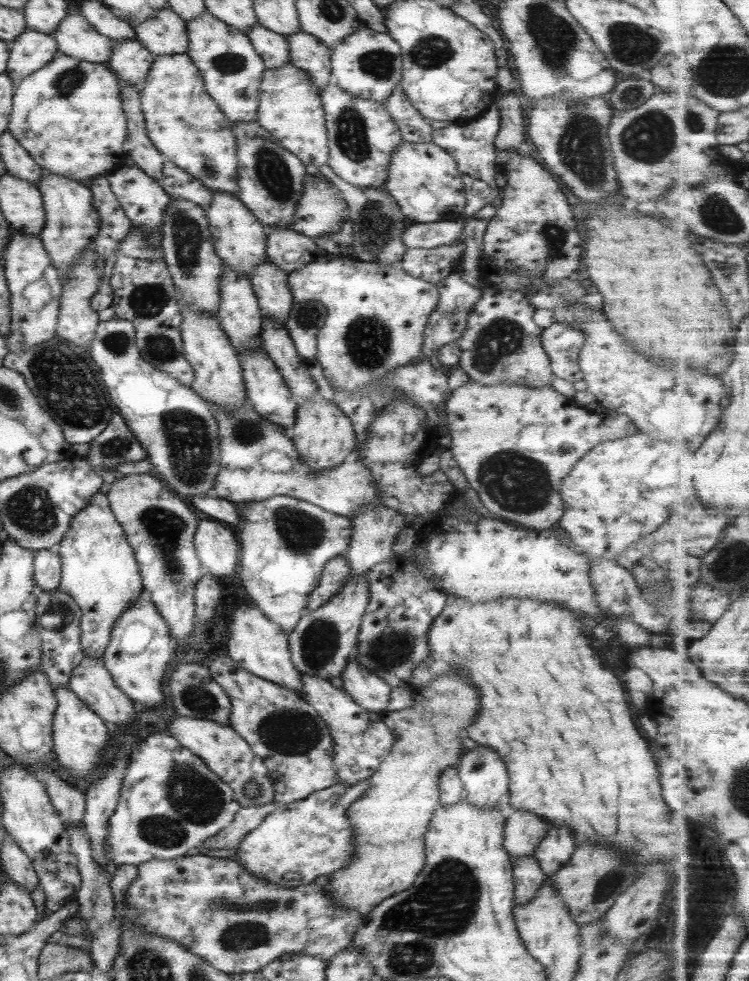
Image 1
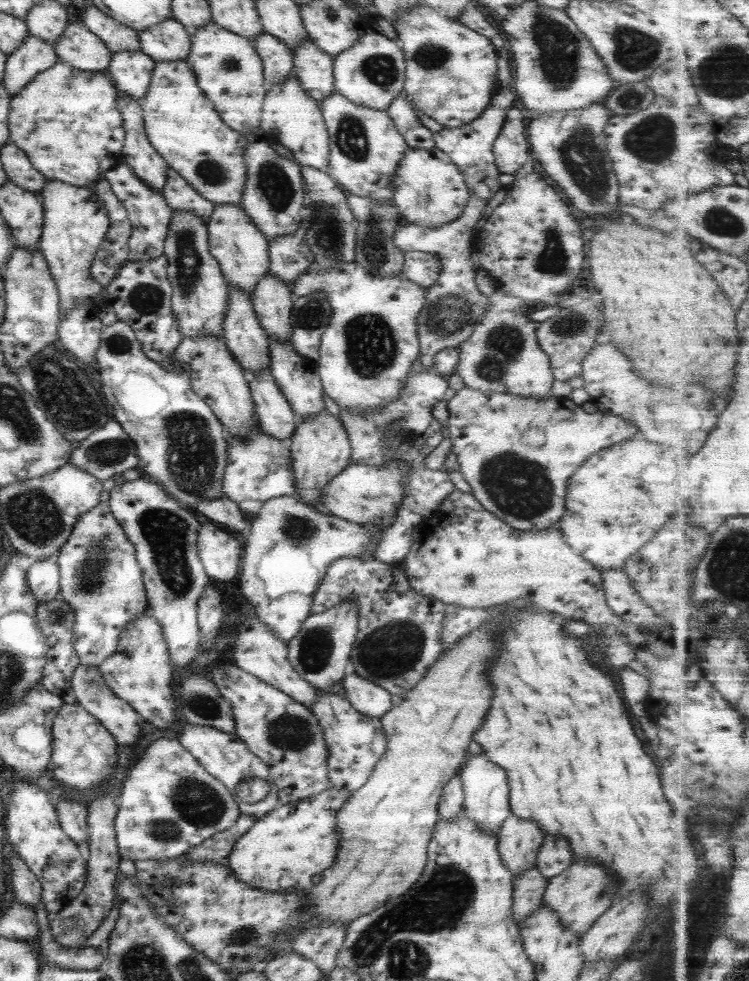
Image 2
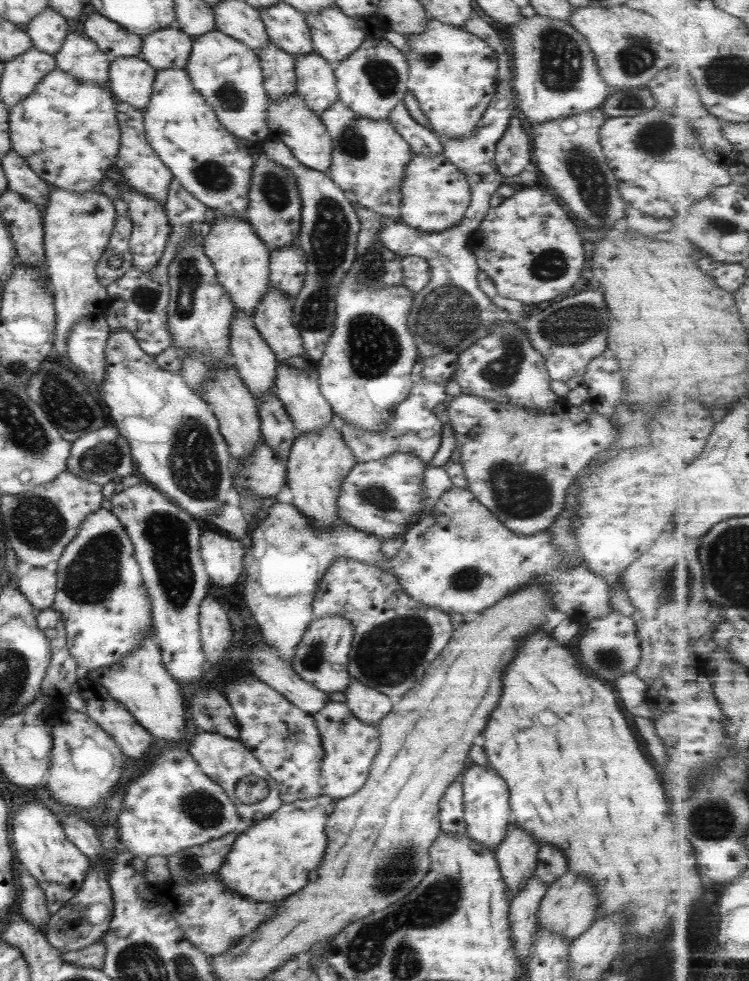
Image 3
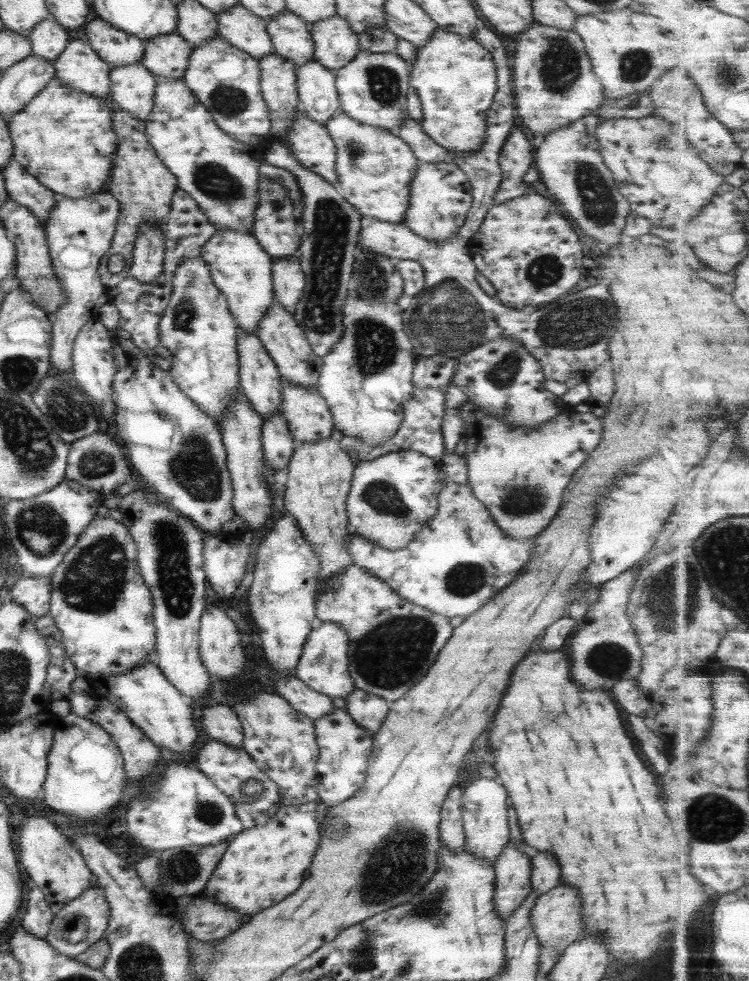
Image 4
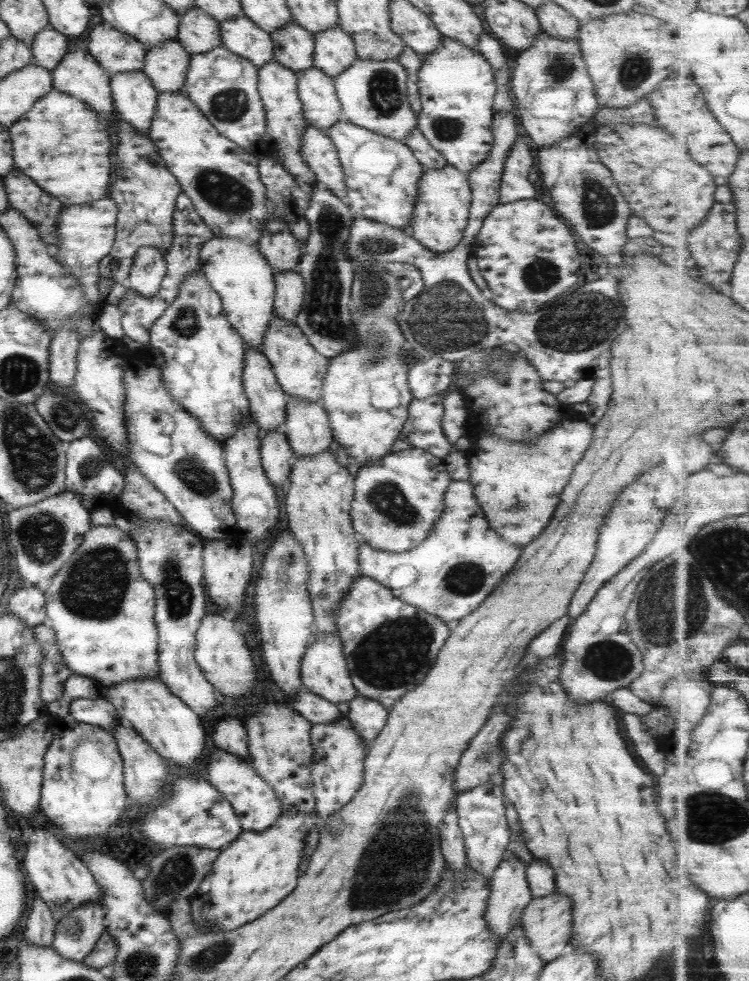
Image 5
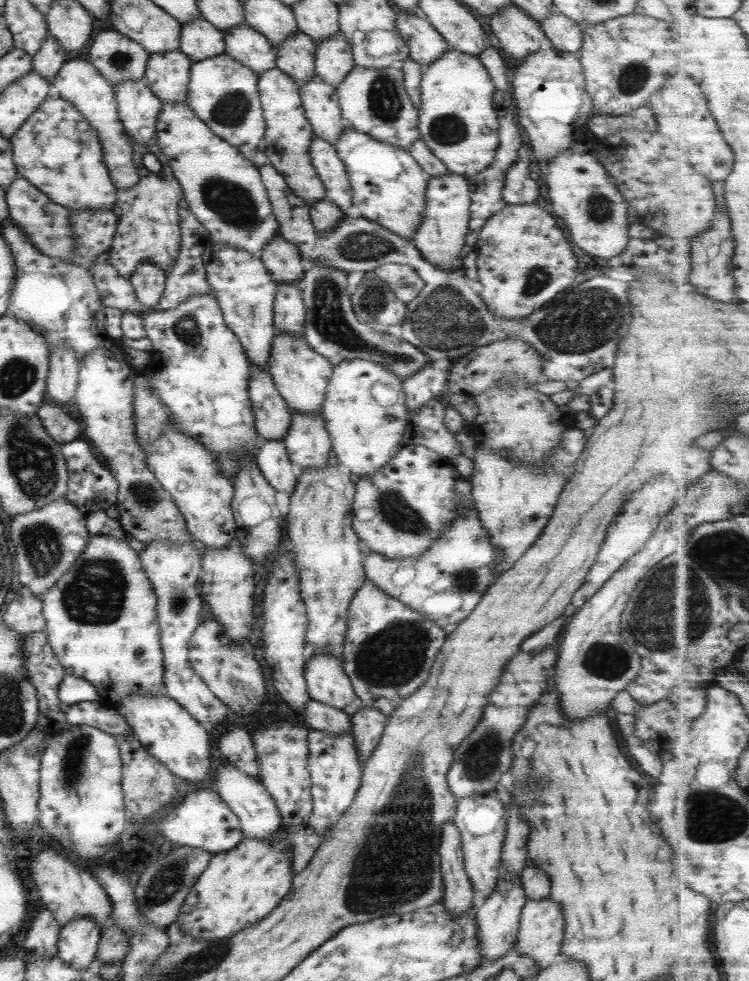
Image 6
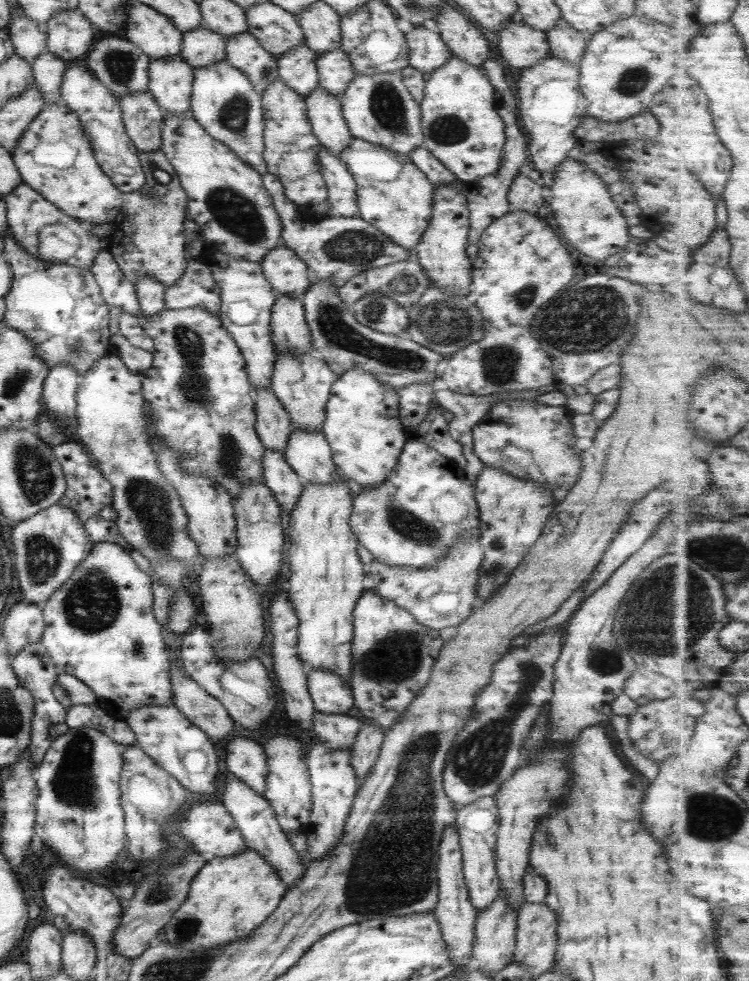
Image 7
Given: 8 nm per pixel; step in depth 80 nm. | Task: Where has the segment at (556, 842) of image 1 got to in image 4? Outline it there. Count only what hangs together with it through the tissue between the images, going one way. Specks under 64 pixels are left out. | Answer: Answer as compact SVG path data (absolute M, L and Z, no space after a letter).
M538 852L530 858L530 867L530 887L536 894L543 894L561 883L560 868L552 854Z

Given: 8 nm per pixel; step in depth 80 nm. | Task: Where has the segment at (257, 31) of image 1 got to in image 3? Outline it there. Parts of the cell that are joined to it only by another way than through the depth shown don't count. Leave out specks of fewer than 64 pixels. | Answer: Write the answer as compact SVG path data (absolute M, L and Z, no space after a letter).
M270 40L256 52L262 72L262 87L268 100L280 100L295 90L294 58L275 47Z

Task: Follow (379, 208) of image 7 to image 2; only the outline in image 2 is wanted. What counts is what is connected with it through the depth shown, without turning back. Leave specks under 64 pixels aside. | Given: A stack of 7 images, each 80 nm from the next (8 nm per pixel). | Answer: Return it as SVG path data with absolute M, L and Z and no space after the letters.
M336 90L319 107L328 135L329 152L324 171L351 194L392 203L391 179L408 146L395 131L386 111L353 104Z

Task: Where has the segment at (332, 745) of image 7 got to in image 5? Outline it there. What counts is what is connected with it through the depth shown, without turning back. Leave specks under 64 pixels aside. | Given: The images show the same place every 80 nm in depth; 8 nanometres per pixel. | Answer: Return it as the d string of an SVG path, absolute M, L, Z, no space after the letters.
M303 685L298 688L296 695L291 699L297 713L312 725L331 724L343 715L336 705L308 691Z

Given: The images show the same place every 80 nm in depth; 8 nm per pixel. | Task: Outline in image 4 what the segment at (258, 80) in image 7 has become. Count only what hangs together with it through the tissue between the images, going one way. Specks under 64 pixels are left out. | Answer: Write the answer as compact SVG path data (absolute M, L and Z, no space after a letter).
M241 5L221 11L216 16L216 22L216 34L225 39L231 47L247 53L251 59L259 60L273 52L264 22Z

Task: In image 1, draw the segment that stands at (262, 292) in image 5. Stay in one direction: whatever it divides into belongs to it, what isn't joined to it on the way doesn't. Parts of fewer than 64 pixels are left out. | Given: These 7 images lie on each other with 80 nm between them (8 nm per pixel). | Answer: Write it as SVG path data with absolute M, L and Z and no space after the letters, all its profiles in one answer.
M211 190L211 192L212 199L205 208L205 216L214 251L227 269L233 269L248 277L257 265L265 261L267 230L260 226L260 222L252 215L252 212L249 212L249 209L245 208L235 193L218 190Z

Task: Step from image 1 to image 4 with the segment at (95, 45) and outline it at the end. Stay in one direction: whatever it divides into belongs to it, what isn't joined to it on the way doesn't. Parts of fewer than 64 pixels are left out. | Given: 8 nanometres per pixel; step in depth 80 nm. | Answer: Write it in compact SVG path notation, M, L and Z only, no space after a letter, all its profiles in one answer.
M69 38L65 49L52 65L54 77L65 86L108 100L110 66L80 39Z

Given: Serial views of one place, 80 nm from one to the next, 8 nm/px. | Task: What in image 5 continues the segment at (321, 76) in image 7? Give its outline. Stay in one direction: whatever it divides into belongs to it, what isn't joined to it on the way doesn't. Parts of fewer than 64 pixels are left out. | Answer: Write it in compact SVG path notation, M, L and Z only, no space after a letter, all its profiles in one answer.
M339 24L313 36L312 66L327 76L334 78L356 60L352 37L341 31Z

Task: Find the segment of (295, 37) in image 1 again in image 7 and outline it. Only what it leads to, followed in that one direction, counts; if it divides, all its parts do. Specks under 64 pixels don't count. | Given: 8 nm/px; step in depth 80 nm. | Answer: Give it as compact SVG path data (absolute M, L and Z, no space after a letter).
M316 86L303 100L313 136L329 154L337 157L352 139L342 118L340 102L320 86Z

